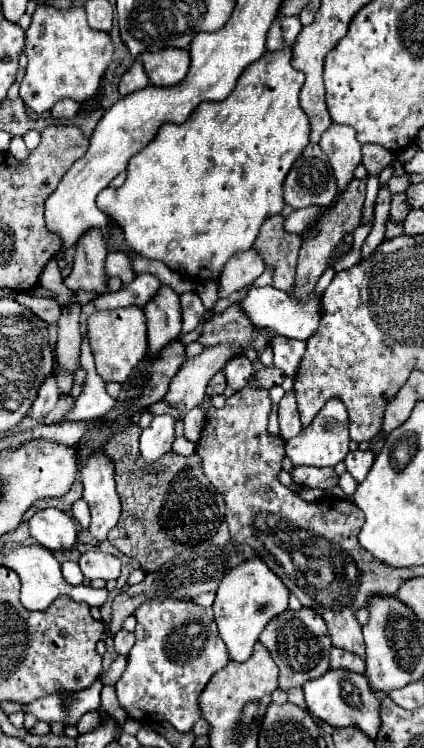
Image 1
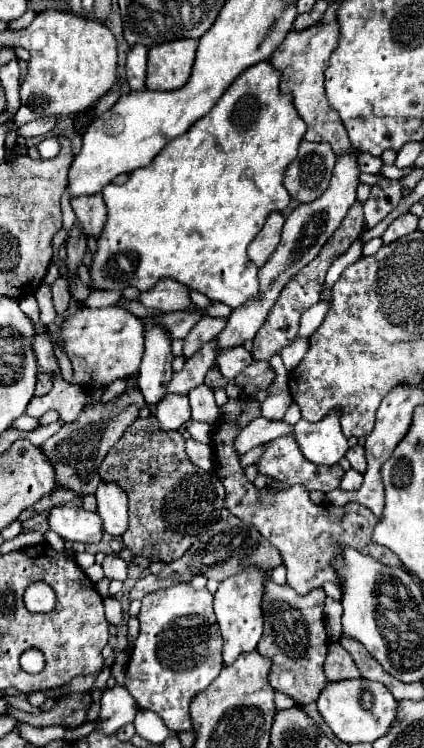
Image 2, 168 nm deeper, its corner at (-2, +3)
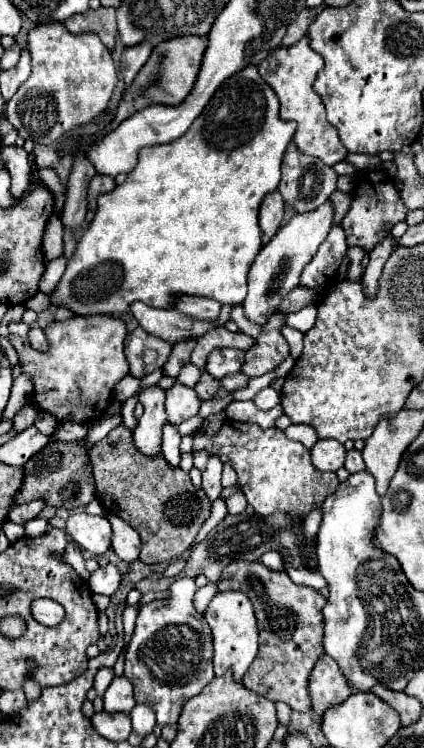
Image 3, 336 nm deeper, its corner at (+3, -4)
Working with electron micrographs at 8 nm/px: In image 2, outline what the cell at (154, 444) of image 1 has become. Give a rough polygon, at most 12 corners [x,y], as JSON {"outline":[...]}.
{"outline":[[185,394],[165,396],[155,408],[163,430],[179,430],[191,418]]}

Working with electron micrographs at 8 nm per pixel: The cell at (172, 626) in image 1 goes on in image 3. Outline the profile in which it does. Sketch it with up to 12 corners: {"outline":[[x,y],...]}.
{"outline":[[194,579],[142,607],[124,677],[158,727],[214,679]]}

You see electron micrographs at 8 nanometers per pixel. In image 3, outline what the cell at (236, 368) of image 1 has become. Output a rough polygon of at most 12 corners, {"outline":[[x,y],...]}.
{"outline":[[214,349],[206,371],[220,381],[238,373],[244,351]]}

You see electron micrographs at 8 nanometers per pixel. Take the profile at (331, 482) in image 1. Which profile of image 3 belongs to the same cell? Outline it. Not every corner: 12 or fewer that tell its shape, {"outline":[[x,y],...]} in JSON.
{"outline":[[226,419],[194,451],[222,455],[258,515],[302,517],[336,473],[280,429]]}

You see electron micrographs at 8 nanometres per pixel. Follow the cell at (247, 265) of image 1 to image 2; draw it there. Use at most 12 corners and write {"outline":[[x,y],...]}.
{"outline":[[281,212],[267,216],[263,230],[247,250],[253,264],[263,266],[279,244]]}

